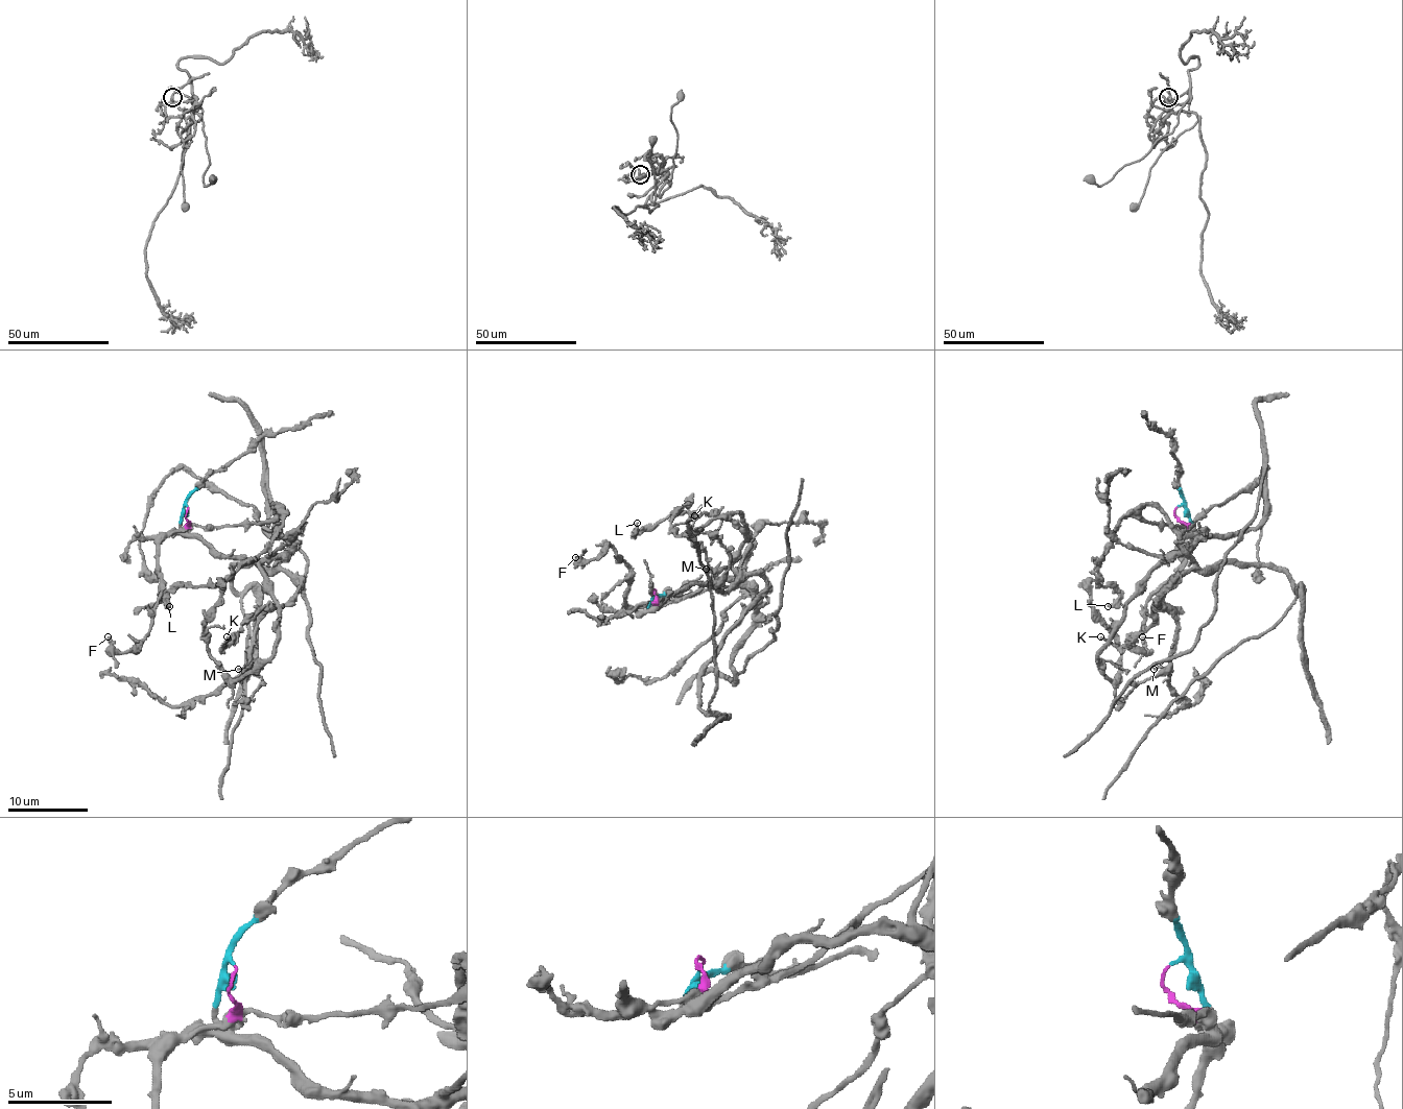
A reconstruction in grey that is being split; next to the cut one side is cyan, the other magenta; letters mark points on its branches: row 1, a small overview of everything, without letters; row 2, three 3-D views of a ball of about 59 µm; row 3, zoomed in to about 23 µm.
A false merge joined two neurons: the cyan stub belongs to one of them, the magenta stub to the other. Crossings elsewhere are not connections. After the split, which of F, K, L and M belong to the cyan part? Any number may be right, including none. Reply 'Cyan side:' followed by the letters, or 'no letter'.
Cyan side: F

